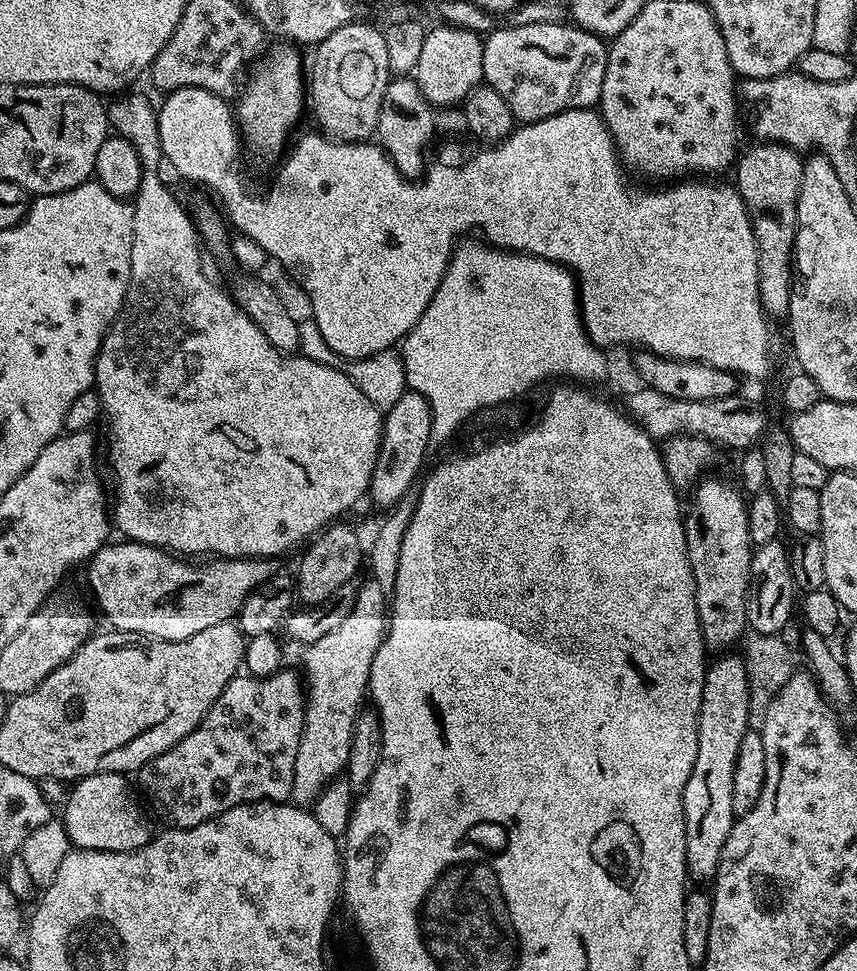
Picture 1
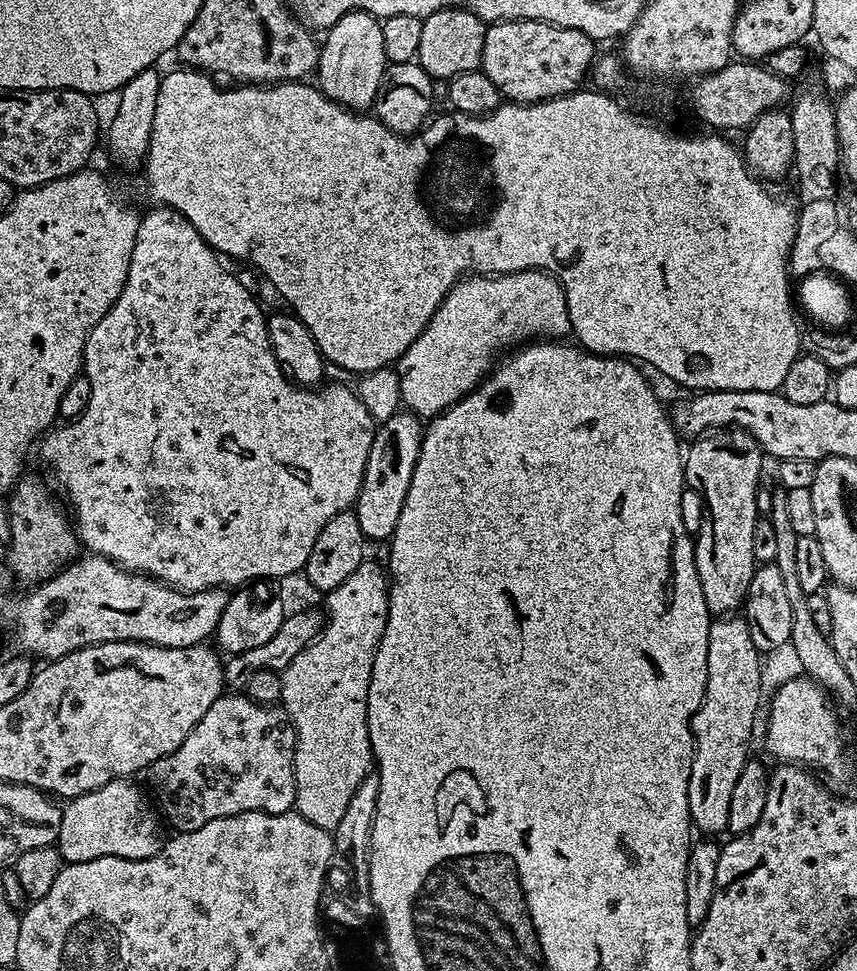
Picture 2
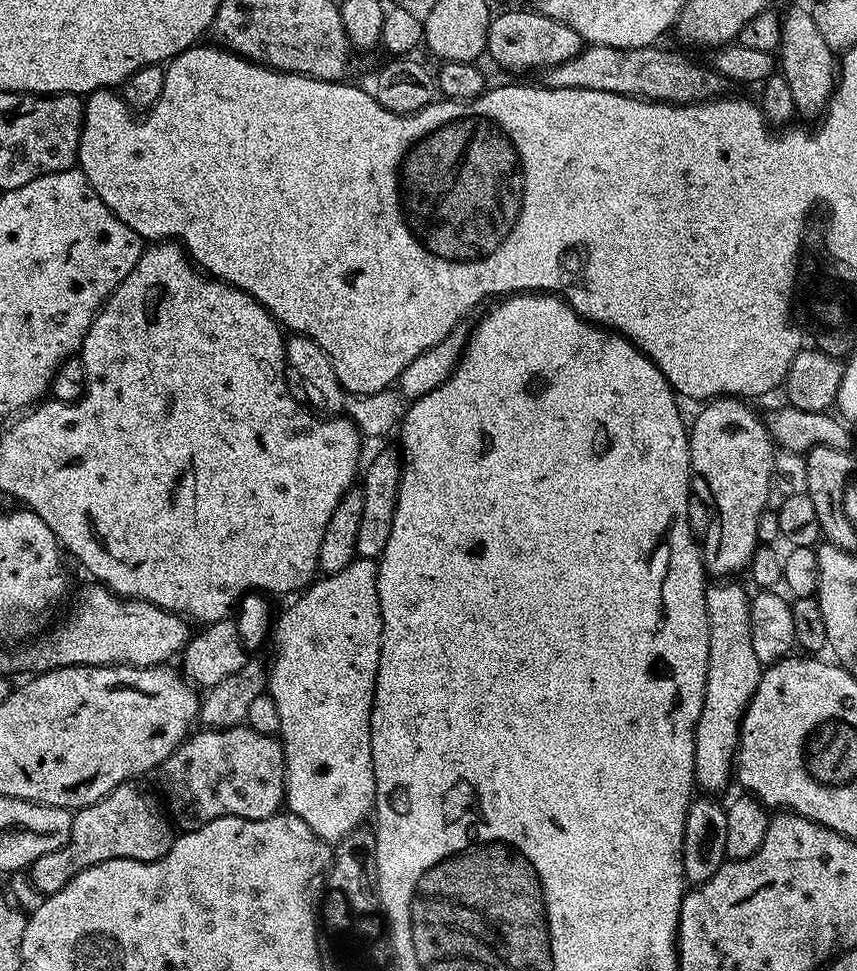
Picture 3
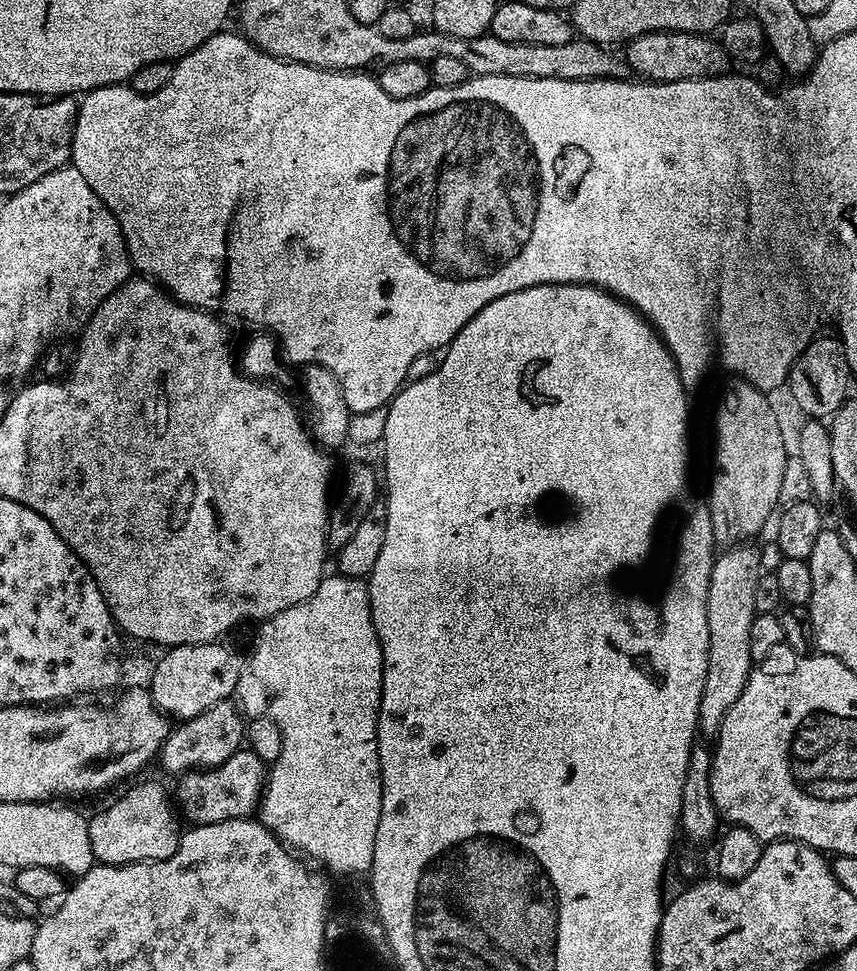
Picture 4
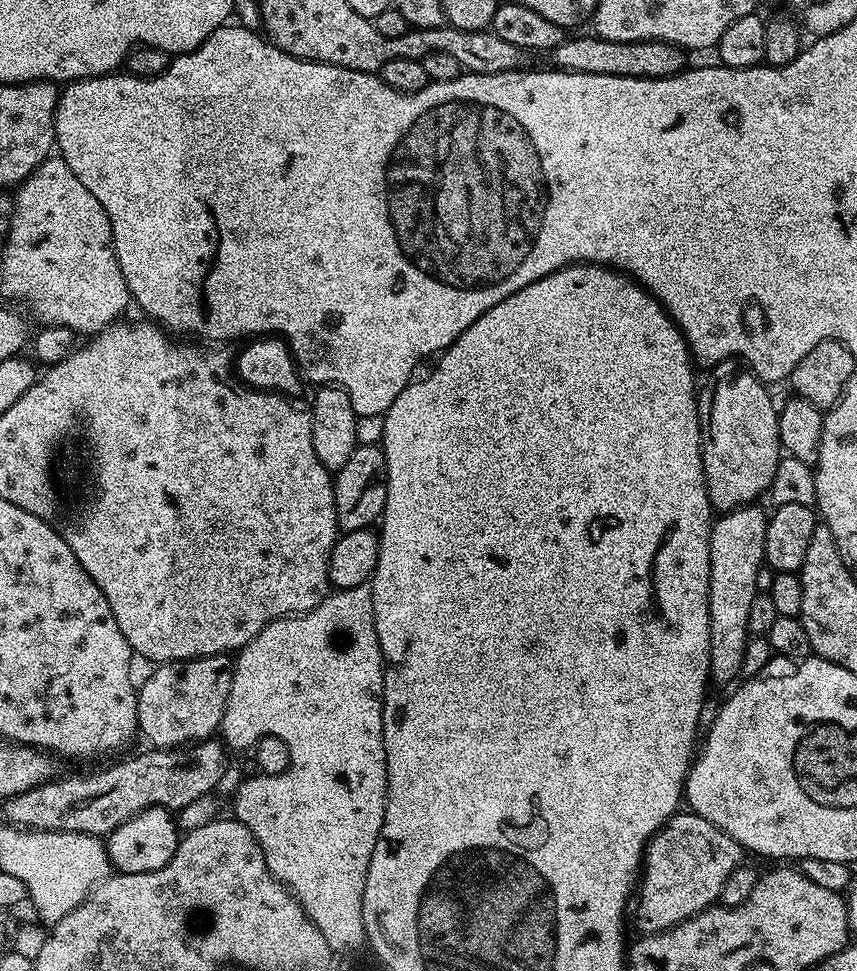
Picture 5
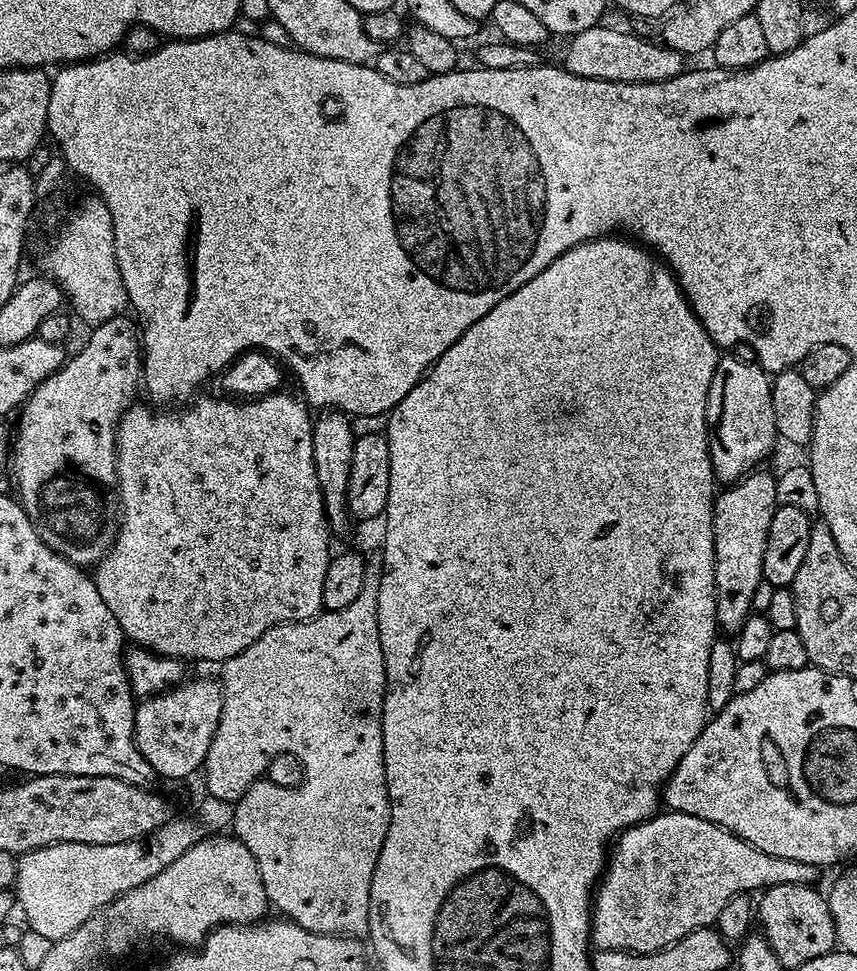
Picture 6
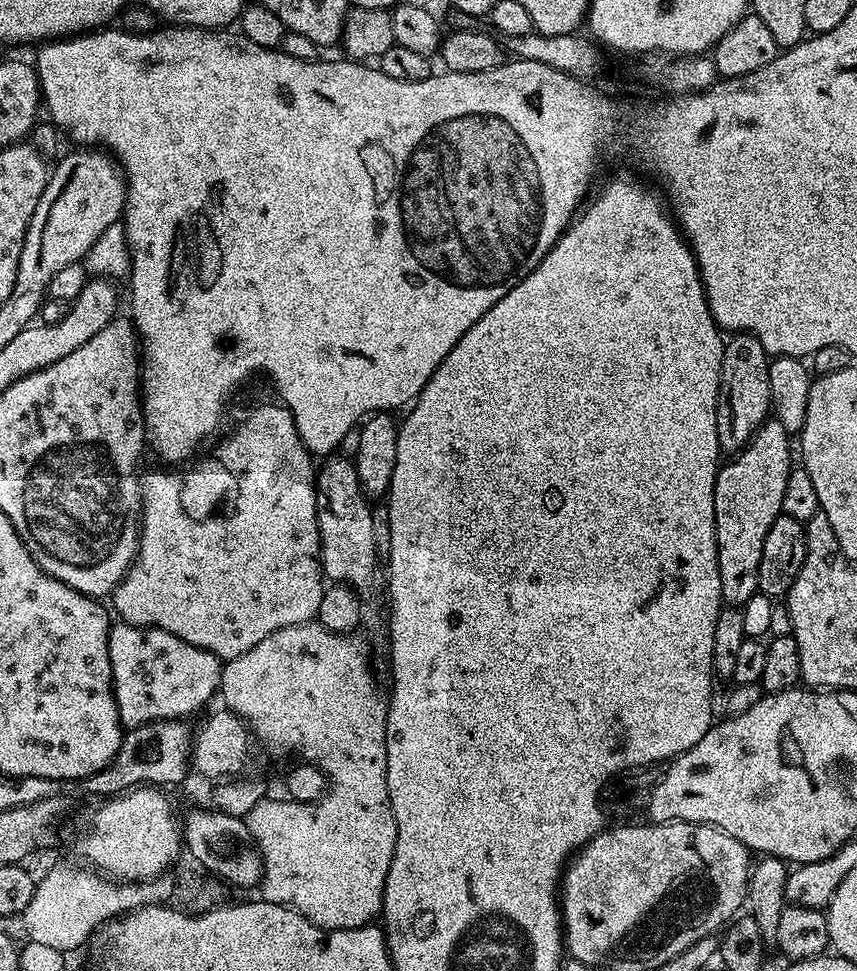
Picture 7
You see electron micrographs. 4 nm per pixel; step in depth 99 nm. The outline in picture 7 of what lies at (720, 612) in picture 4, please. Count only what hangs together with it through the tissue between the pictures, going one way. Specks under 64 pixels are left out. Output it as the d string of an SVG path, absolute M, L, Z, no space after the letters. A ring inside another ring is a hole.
M769 418L761 424L758 431L748 439L748 443L731 457L729 462L721 463L714 482L714 518L716 519L716 549L722 578L721 601L728 606L743 606L752 595L758 592L758 566L762 562L762 542L770 534L770 526L782 514L782 494L786 491L786 478L790 478L794 467L794 444L790 433L782 422Z

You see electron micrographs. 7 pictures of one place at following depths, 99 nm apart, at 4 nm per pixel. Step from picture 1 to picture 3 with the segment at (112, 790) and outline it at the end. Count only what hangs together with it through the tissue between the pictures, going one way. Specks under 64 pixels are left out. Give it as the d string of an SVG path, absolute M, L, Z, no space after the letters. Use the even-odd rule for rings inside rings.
M128 781L124 784L119 784L108 796L104 796L103 799L90 805L90 807L79 809L73 815L71 838L67 843L58 851L54 851L50 855L43 855L29 865L28 873L31 882L39 892L44 895L52 895L60 890L62 886L66 886L66 882L70 882L74 878L74 875L104 861L120 859L156 861L169 852L174 839L174 830L171 821L164 817L157 795L138 785L137 781Z

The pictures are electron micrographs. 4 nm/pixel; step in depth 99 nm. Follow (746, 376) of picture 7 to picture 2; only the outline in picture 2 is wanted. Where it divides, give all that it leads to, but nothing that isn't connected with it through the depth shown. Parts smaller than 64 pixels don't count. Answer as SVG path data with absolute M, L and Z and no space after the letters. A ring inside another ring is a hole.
M722 428L719 430L713 430L699 438L691 441L692 449L687 449L684 456L684 482L689 489L696 488L698 495L704 499L704 525L700 528L700 533L697 531L694 536L694 547L696 550L696 569L698 570L698 578L702 582L702 598L706 598L706 606L713 617L719 618L727 616L729 614L736 614L743 609L744 599L748 596L750 590L750 578L754 578L754 574L757 570L756 559L754 558L754 526L758 519L758 515L755 508L755 494L762 485L762 479L760 479L760 467L766 463L765 457L762 455L759 446L756 444L756 439L748 432L742 431L740 428Z

